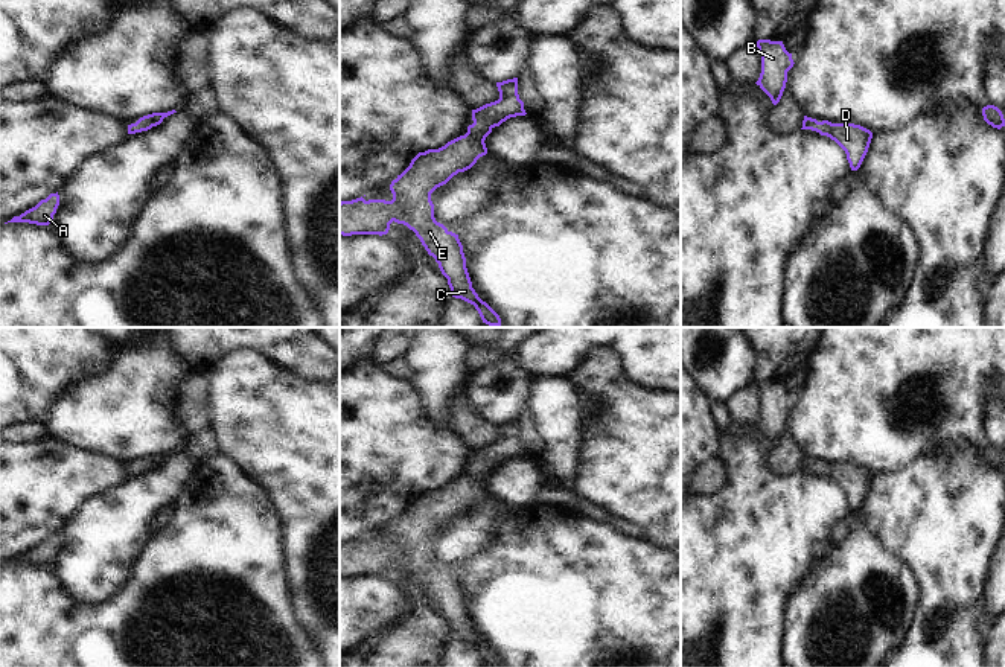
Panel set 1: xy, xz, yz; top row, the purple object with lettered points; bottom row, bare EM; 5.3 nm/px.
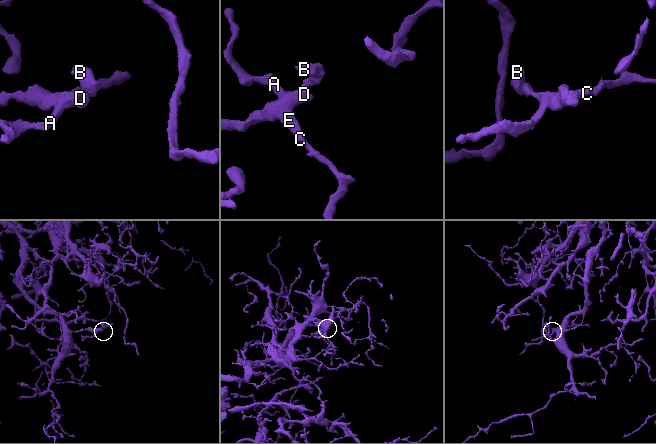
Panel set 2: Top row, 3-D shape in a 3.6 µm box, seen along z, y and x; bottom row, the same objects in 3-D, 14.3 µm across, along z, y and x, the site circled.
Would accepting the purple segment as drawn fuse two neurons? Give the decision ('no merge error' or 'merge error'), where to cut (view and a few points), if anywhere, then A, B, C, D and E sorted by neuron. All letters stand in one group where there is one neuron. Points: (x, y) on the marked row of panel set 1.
no merge error; no cut; A B C D E

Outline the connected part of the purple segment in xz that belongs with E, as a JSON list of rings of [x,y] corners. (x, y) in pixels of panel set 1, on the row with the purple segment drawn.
[[[518,78],[496,82],[496,87],[499,99],[472,110],[474,123],[467,126],[464,136],[439,149],[419,152],[391,181],[391,201],[365,201],[361,196],[340,203],[340,235],[343,236],[382,236],[388,233],[393,221],[413,230],[448,279],[451,295],[474,305],[483,323],[489,326],[501,326],[501,318],[472,288],[458,235],[436,221],[431,193],[487,154],[484,140],[495,126],[510,117],[527,114],[518,94]]]

